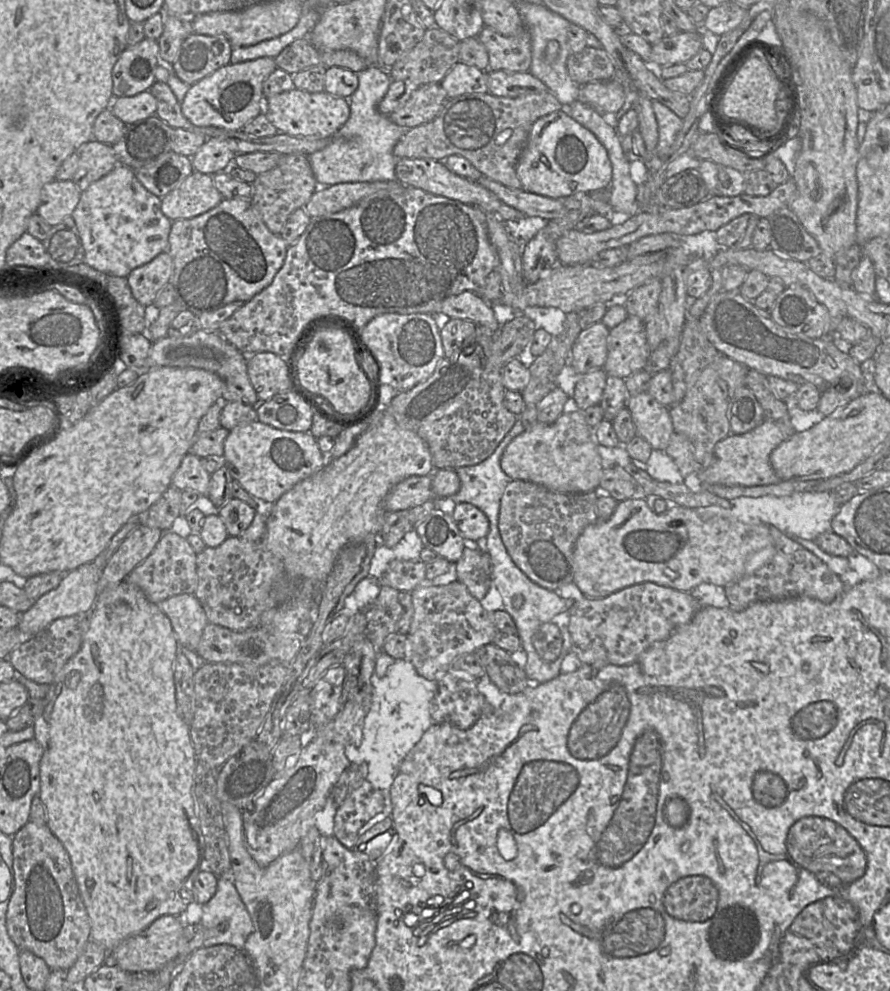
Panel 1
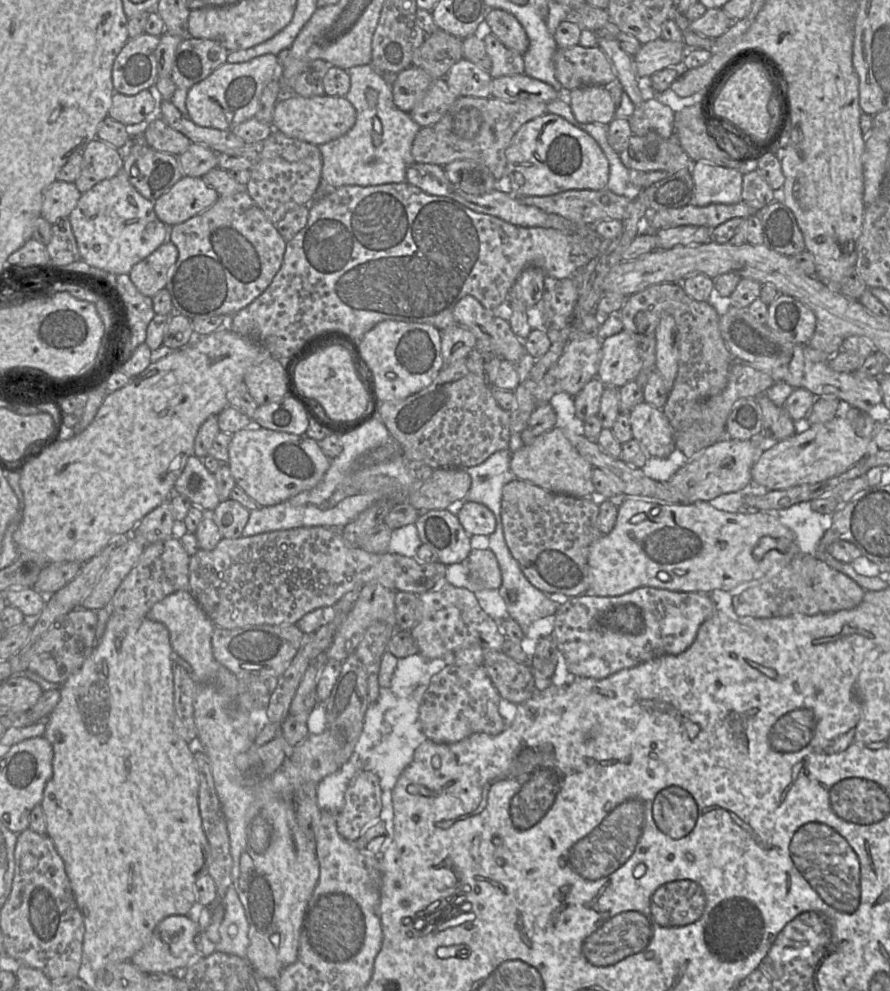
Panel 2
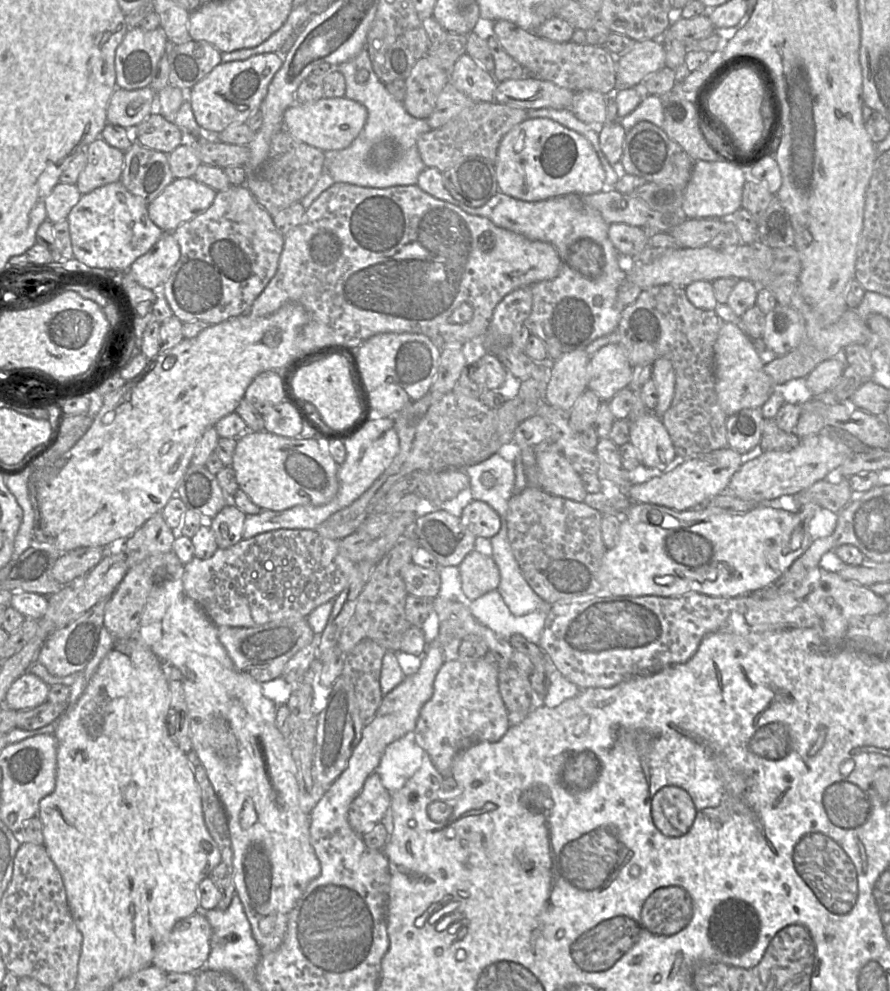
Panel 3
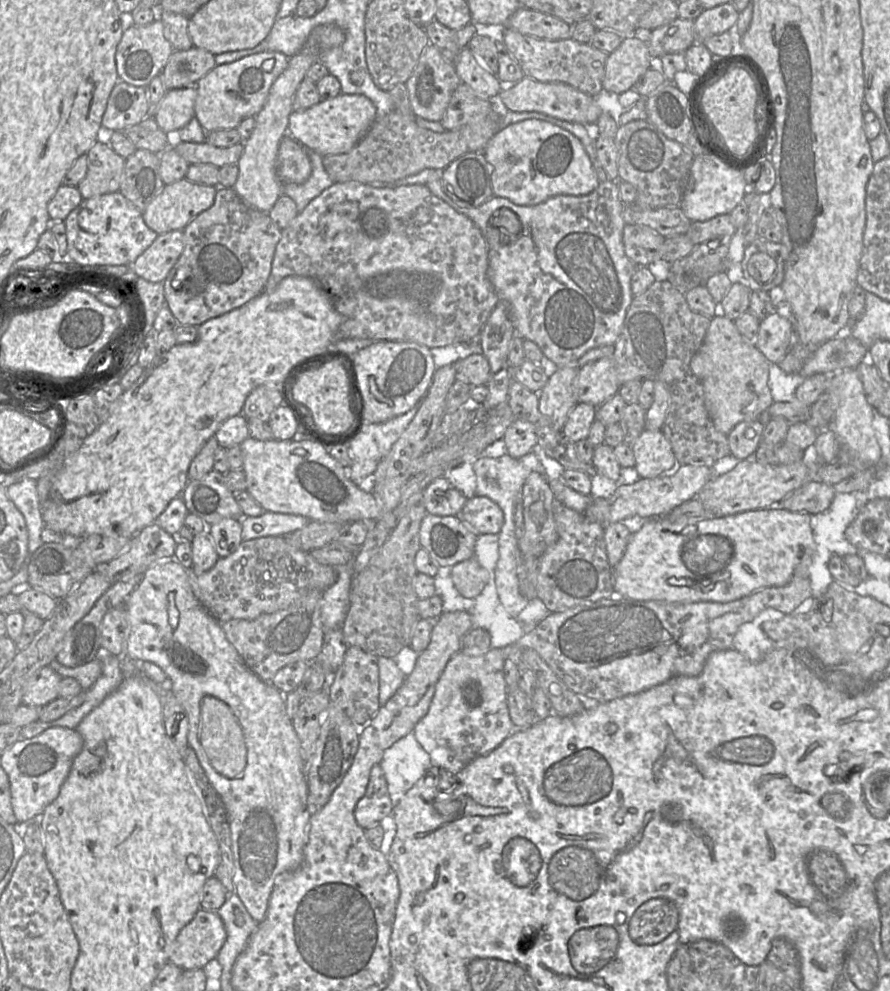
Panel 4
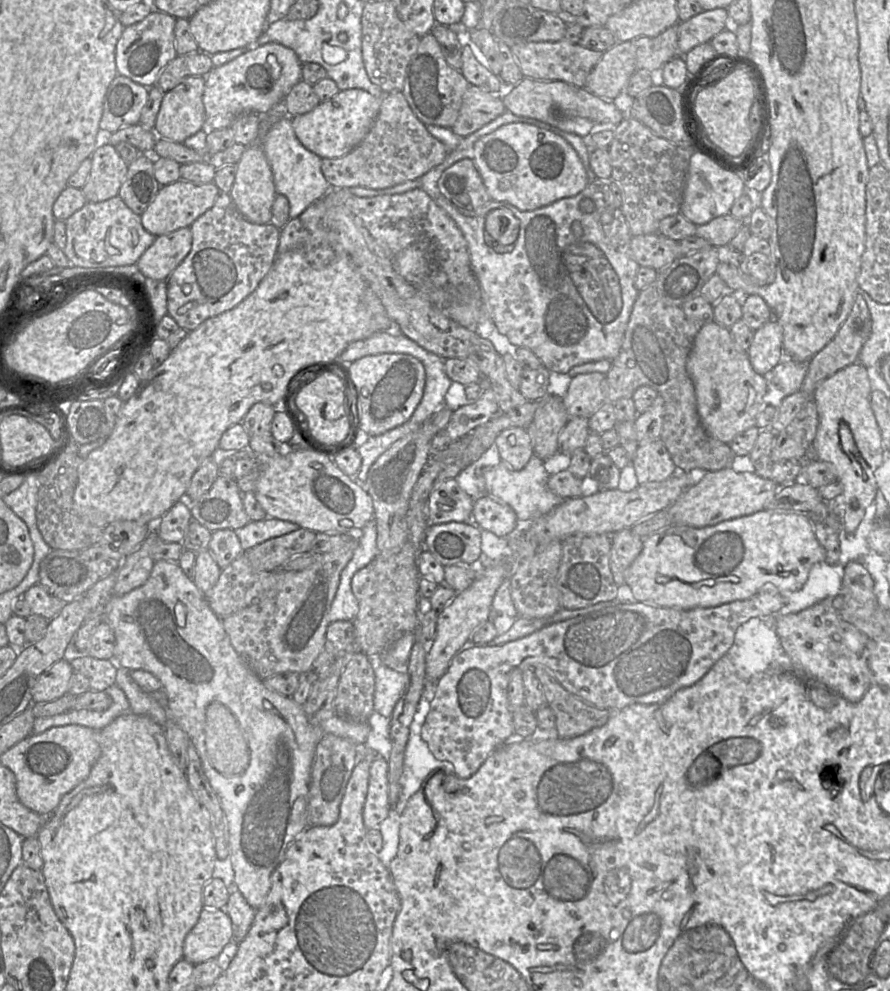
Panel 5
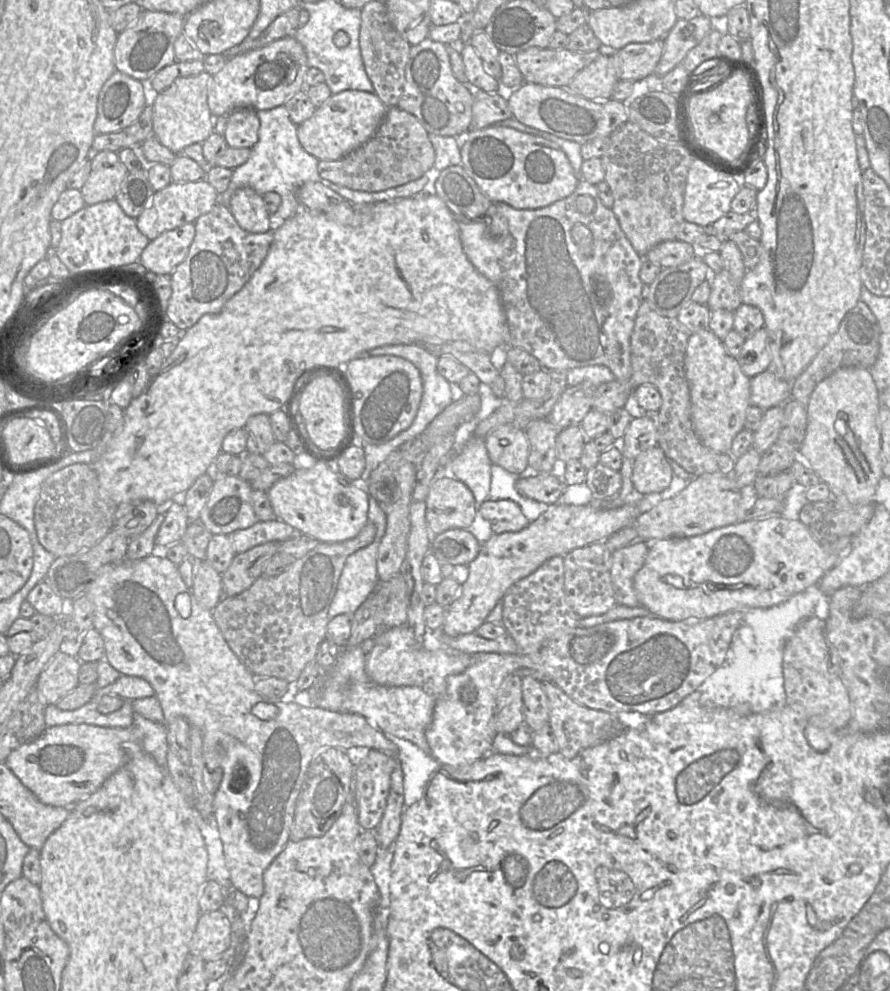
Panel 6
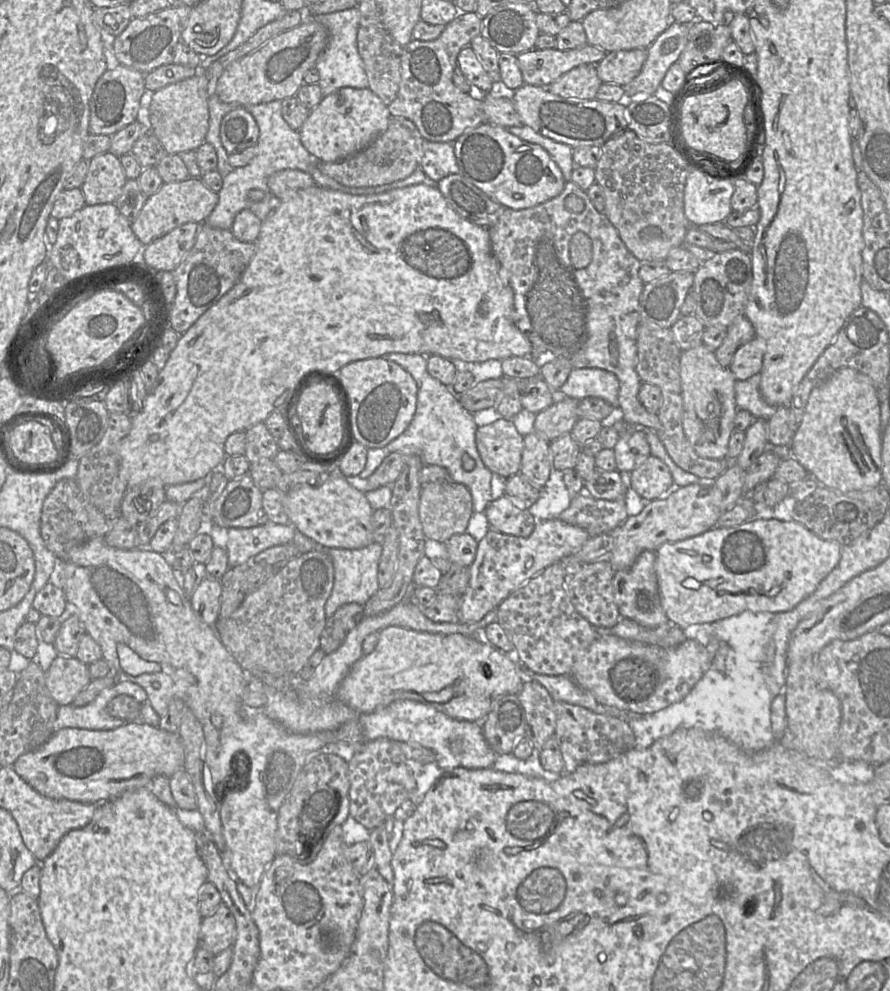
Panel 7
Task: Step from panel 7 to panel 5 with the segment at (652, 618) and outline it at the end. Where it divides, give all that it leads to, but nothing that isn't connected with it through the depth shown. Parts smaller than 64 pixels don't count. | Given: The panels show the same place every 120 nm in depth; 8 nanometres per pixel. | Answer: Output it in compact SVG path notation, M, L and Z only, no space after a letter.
M623 529L612 535L610 569L617 586L626 585L625 572L639 556L643 549L643 539L632 532Z

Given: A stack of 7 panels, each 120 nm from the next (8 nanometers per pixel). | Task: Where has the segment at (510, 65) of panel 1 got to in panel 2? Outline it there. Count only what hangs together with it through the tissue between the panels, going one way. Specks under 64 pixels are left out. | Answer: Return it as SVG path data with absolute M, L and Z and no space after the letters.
M488 33L483 38L486 51L491 58L491 77L513 76L524 74L525 64L522 54L507 48L496 36Z

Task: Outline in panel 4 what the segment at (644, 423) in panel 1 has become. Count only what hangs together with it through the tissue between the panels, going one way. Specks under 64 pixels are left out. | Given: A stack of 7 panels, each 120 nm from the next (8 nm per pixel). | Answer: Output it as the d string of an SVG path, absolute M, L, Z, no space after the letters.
M644 429L631 448L635 468L641 478L668 474L678 464L672 446L661 430Z

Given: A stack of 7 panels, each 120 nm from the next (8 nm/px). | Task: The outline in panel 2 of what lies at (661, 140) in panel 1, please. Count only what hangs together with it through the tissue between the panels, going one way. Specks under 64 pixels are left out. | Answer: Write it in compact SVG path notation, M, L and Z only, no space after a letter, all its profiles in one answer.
M656 97L643 101L640 106L635 106L634 113L628 120L632 135L644 136L649 131L655 131L663 139L674 137L675 112Z

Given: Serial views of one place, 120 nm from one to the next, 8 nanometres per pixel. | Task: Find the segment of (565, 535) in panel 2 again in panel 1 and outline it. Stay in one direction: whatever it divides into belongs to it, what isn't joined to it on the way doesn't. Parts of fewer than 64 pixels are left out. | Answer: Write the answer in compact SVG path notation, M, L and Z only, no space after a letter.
M512 480L506 486L500 504L499 532L514 564L531 581L549 591L573 582L575 544L584 529L598 521L599 493L557 493L521 480Z

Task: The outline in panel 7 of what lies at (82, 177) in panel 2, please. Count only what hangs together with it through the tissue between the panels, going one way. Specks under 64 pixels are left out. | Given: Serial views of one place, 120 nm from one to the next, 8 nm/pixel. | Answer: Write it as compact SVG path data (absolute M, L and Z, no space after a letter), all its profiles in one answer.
M109 151L94 156L80 187L86 205L114 203L126 180L120 157Z

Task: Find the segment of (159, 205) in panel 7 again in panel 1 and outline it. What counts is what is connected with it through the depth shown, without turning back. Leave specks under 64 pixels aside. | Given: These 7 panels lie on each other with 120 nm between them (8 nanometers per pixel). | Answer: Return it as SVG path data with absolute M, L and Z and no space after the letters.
M193 171L175 189L161 198L161 211L171 221L199 216L223 200L213 175Z

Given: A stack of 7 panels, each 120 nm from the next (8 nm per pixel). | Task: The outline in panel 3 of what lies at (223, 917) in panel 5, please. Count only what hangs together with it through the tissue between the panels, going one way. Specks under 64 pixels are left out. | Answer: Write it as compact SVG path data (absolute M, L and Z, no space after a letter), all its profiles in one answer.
M200 912L177 921L167 939L155 950L152 965L165 973L197 973L210 954L211 935L211 925L206 916Z

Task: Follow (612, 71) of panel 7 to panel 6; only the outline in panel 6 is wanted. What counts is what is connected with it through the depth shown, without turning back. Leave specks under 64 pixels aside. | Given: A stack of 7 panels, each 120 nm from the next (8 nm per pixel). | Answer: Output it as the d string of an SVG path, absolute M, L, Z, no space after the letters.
M664 40L631 43L617 51L620 80L638 81L654 73L664 47Z

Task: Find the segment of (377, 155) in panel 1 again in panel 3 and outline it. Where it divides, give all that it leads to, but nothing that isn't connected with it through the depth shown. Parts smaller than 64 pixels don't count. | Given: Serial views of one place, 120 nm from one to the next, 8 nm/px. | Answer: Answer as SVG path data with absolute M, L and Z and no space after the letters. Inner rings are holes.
M366 47L354 58L338 65L336 68L345 78L345 97L364 105L368 112L366 123L353 140L344 149L325 152L325 170L334 181L355 184L363 187L386 188L397 185L415 185L420 173L426 168L418 149L417 139L423 133L431 130L426 119L419 119L410 115L402 102L395 99L373 70ZM359 69L369 73L368 80L359 84L355 74ZM383 140L392 140L397 146L397 155L388 165L376 165L371 162L371 152L376 144Z

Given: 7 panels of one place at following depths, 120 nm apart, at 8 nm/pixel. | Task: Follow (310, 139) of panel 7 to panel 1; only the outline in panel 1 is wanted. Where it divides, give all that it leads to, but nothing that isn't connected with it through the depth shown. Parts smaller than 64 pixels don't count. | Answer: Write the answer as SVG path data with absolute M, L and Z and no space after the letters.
M296 88L267 98L263 96L263 112L279 132L291 136L331 137L350 115L346 98L322 92L306 92Z

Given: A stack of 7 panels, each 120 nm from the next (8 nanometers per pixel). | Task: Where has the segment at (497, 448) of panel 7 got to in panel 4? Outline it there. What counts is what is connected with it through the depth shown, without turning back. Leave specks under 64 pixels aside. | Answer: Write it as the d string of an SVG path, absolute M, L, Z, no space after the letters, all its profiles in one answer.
M515 419L507 428L503 440L507 454L519 459L531 451L539 451L538 437L532 423Z

